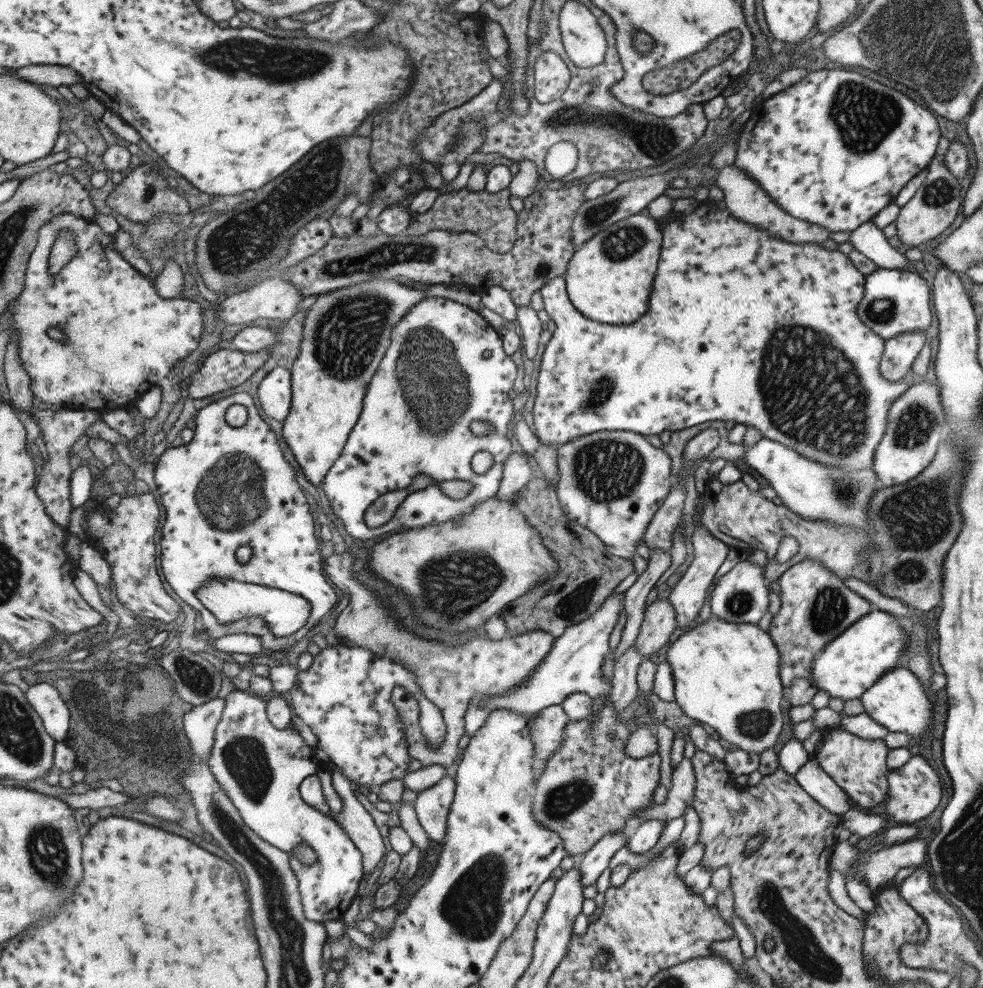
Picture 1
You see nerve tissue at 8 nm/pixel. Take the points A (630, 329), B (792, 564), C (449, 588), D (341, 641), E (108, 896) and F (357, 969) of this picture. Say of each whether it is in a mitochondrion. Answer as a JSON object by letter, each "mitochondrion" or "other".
{"A":"other","B":"other","C":"mitochondrion","D":"other","E":"other","F":"other"}

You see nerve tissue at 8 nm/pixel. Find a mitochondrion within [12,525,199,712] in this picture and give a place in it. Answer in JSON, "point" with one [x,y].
{"point":[59,642]}

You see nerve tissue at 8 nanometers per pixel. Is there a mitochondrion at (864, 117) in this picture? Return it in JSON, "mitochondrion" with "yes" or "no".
{"mitochondrion":"yes"}

